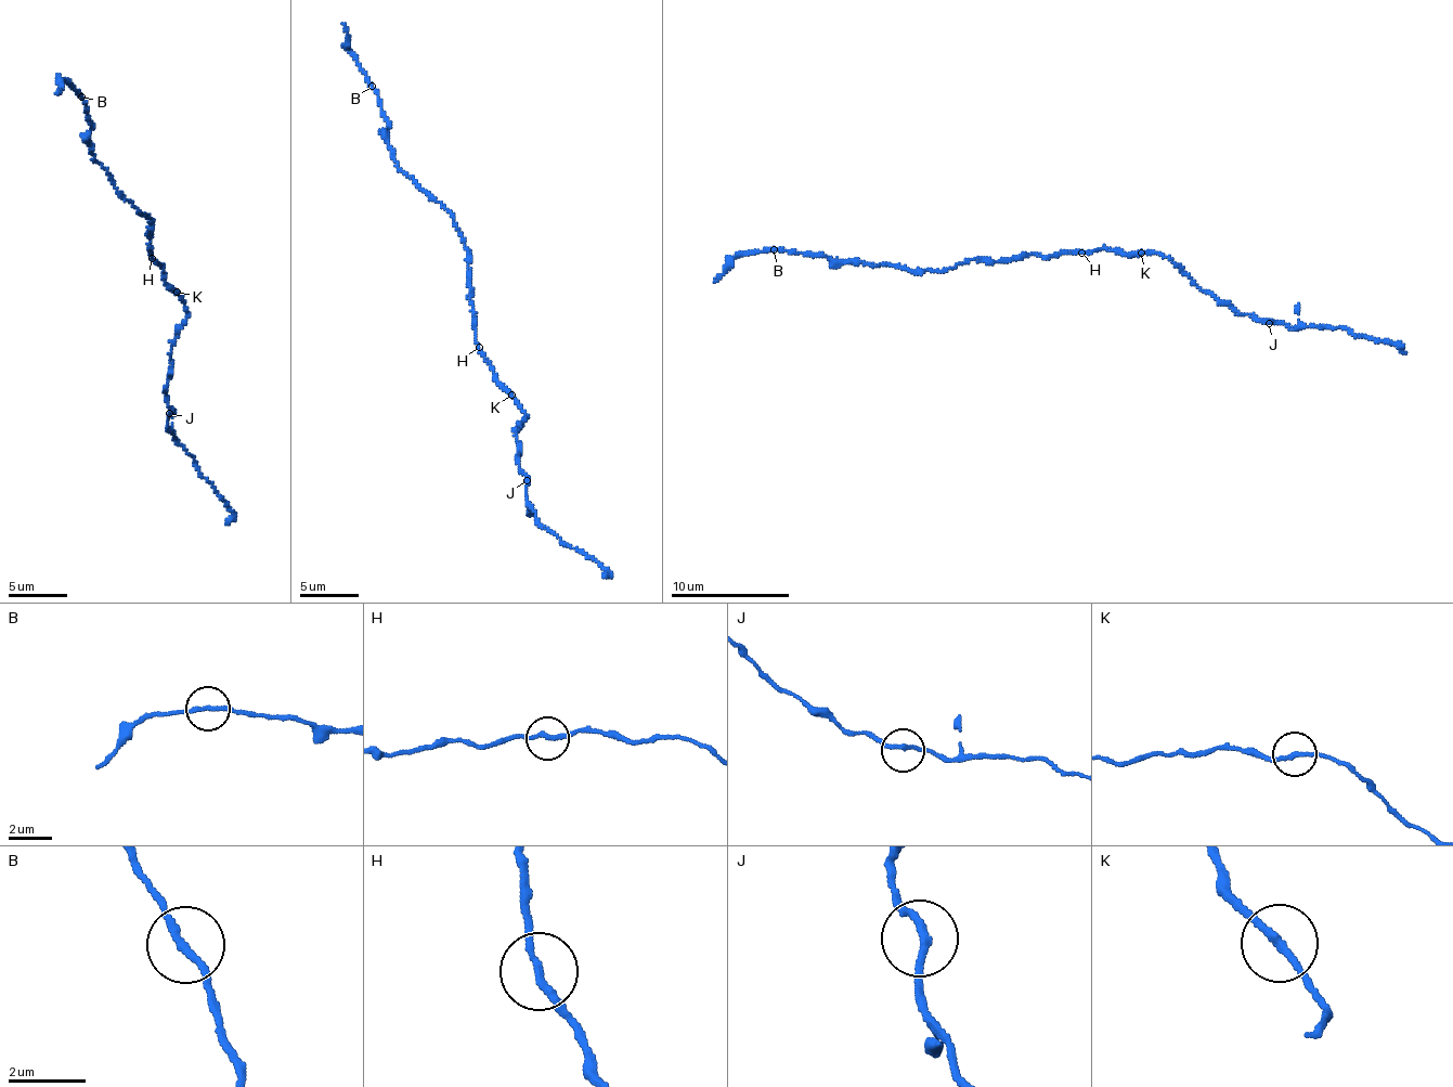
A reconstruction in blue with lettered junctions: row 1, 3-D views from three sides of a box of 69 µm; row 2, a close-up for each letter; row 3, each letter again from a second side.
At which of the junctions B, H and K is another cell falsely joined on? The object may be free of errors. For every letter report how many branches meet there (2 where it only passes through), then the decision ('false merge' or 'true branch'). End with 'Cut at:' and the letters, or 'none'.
B: branches 2; true branch
H: branches 2; true branch
K: branches 2; true branch
Cut at: none

